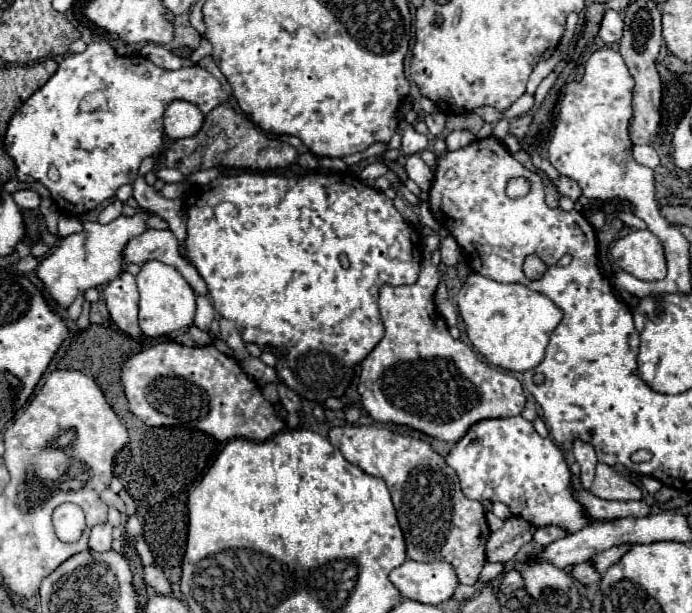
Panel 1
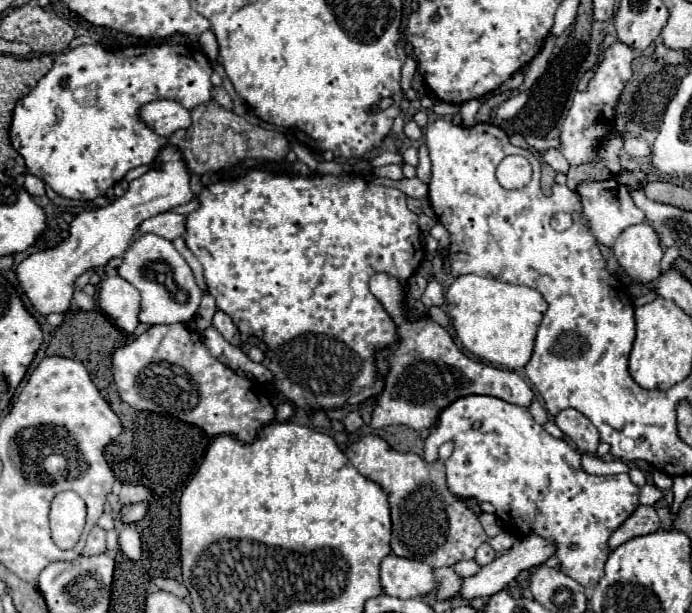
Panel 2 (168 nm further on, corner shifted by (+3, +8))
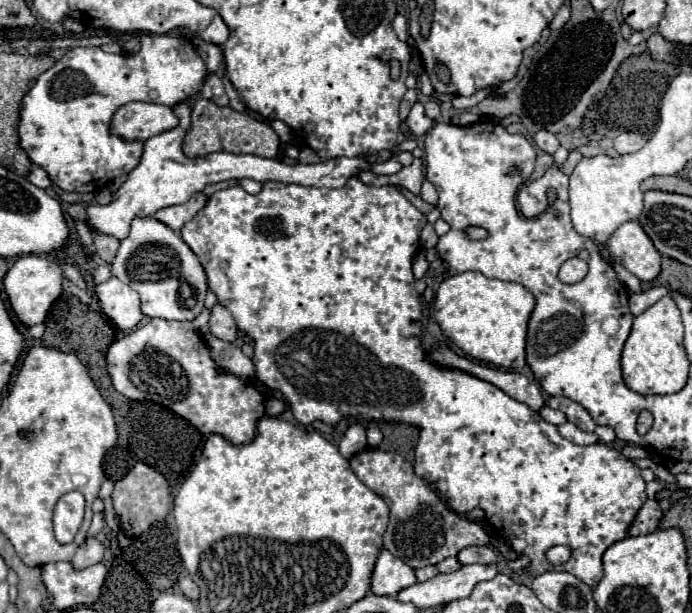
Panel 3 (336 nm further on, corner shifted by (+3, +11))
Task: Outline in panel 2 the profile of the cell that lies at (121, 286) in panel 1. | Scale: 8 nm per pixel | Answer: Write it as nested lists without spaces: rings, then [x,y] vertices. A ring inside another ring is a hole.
[[[108,275],[98,285],[99,308],[116,327],[134,333],[140,311],[140,291],[120,275]]]

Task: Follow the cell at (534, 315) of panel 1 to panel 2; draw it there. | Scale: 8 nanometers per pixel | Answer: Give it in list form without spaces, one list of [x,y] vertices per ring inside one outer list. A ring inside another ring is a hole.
[[[474,273],[460,275],[448,287],[446,303],[448,315],[462,345],[480,359],[512,371],[522,369],[530,361],[540,319],[548,309],[548,303],[544,303],[540,291],[532,287],[512,285]]]

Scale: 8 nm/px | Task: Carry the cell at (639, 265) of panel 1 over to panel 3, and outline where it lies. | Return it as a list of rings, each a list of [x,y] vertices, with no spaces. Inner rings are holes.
[[[624,222],[604,244],[612,258],[642,282],[652,282],[660,274],[662,256],[654,248],[638,222]]]

